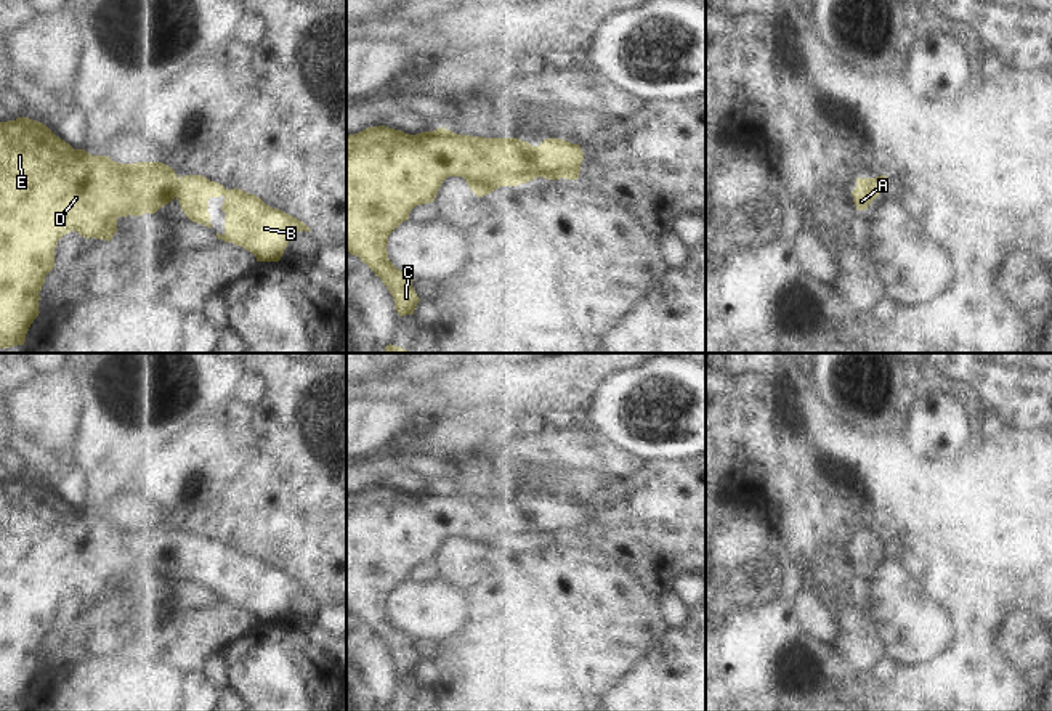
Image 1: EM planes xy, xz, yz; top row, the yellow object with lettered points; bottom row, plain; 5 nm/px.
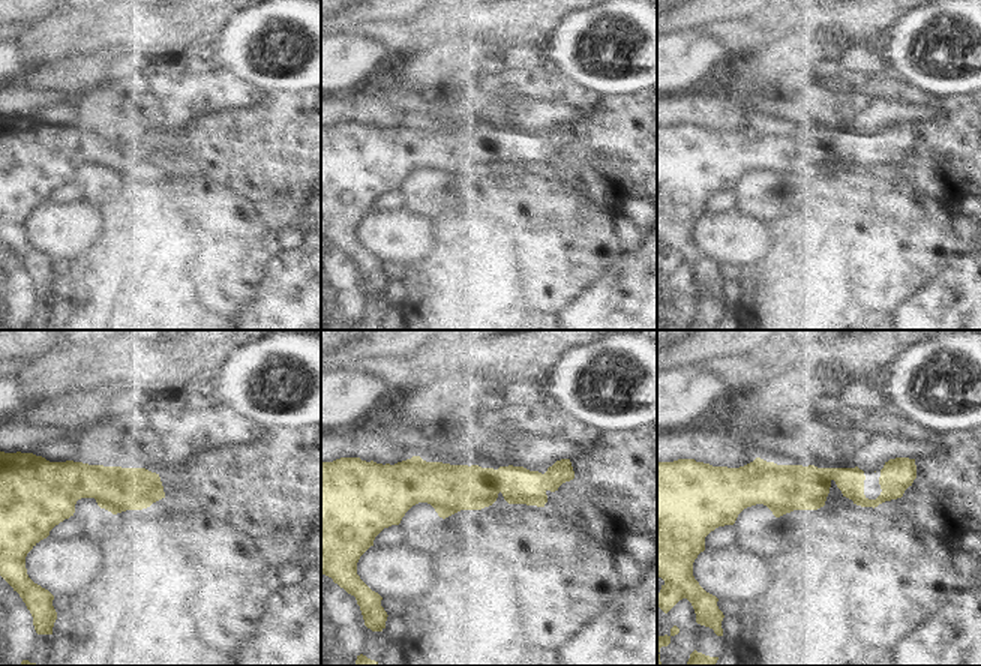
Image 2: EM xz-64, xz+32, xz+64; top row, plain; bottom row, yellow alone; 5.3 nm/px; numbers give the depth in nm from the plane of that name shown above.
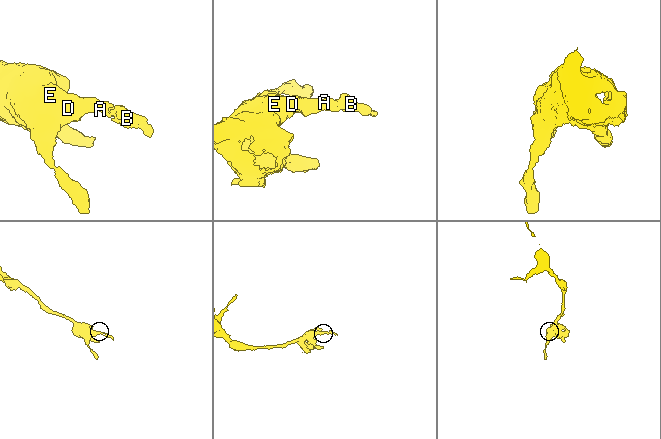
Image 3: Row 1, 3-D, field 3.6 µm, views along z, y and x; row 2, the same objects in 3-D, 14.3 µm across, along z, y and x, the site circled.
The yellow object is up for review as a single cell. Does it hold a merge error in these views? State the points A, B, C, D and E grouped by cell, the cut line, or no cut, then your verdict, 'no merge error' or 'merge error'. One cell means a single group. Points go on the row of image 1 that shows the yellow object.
groups A B C D E; cut none; no merge error

